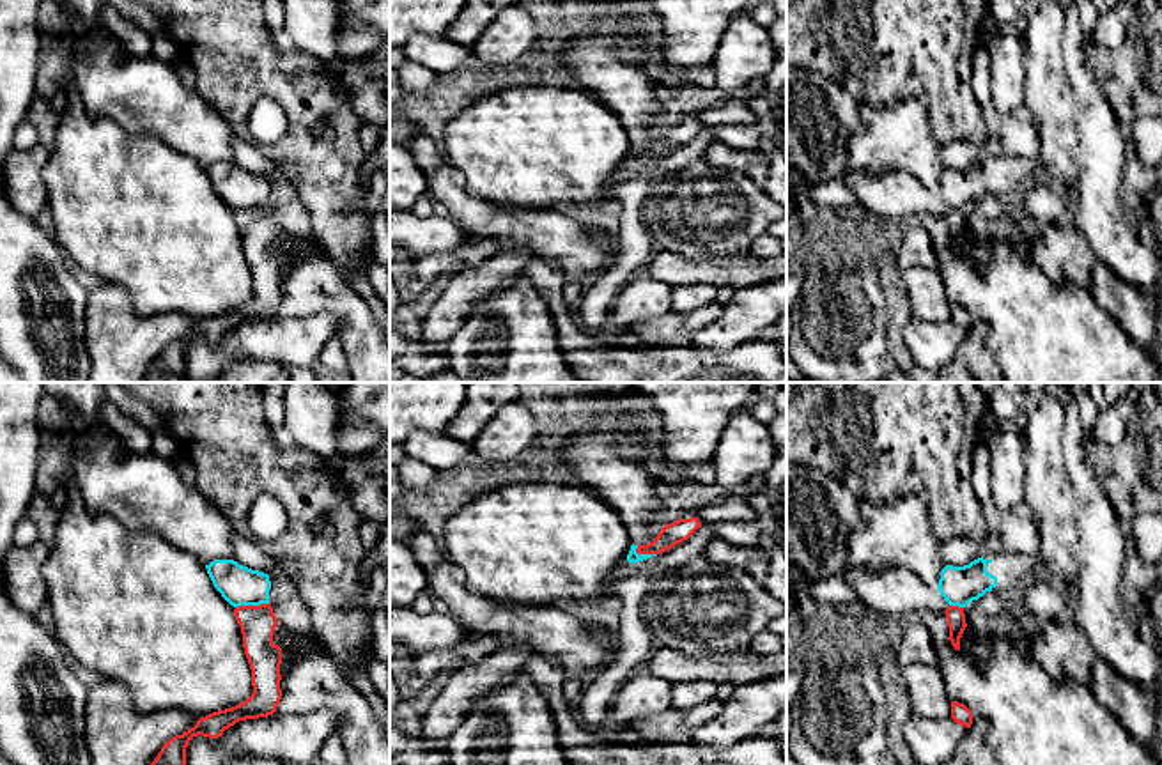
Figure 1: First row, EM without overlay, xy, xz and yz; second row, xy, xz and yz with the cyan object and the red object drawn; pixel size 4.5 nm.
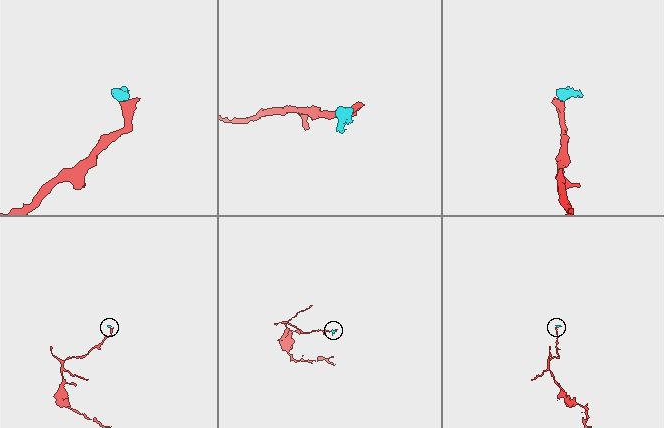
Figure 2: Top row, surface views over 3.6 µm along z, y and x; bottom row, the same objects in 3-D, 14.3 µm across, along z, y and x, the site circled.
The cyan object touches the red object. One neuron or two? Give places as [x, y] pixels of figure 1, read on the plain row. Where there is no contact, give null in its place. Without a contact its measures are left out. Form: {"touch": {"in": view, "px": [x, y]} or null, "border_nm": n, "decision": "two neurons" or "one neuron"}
{"touch": {"in": "xy", "px": [252, 208]}, "border_nm": 160, "decision": "two neurons"}

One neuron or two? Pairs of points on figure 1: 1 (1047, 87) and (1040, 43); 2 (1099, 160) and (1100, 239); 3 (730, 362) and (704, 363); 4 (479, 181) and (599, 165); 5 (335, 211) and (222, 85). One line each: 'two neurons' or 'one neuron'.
1: one neuron
2: one neuron
3: one neuron
4: one neuron
5: one neuron

